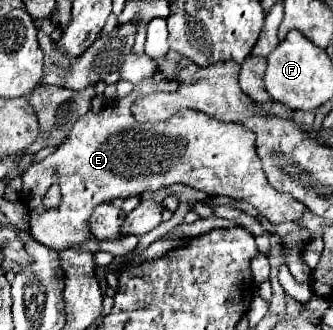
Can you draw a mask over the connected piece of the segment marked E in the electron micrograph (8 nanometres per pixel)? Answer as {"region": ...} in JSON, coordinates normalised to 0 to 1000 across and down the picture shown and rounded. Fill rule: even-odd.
{"region":[[[438,236],[426,242],[426,255],[402,261],[402,273],[372,291],[372,297],[348,297],[336,303],[300,345],[264,339],[252,345],[240,364],[228,364],[210,418],[174,442],[156,467],[144,467],[132,485],[102,491],[72,527],[66,527],[66,576],[60,576],[60,612],[84,630],[90,642],[90,709],[102,715],[102,727],[114,727],[120,739],[162,752],[162,758],[192,758],[210,752],[222,739],[252,733],[270,715],[270,691],[264,691],[264,661],[282,636],[282,624],[330,612],[342,600],[390,600],[390,594],[420,594],[438,576],[480,576],[498,570],[511,558],[547,552],[559,564],[577,564],[589,576],[607,576],[631,594],[667,588],[685,600],[721,600],[739,606],[745,618],[757,618],[763,630],[775,630],[775,642],[787,655],[799,655],[817,679],[841,679],[841,673],[865,673],[865,667],[901,667],[919,642],[919,624],[895,606],[883,606],[865,588],[841,588],[829,582],[787,515],[787,491],[769,467],[769,406],[757,406],[745,388],[715,382],[715,370],[661,370],[601,333],[541,333],[529,352],[505,358],[498,370],[480,376],[420,376],[402,364],[390,321],[396,309],[426,291],[426,285],[450,285],[450,279],[523,279],[529,273],[529,248],[523,242],[474,242],[474,236]],[[174,558],[186,576],[186,612],[174,630],[162,636],[132,636],[126,624],[126,600],[138,588],[138,576]]]}

